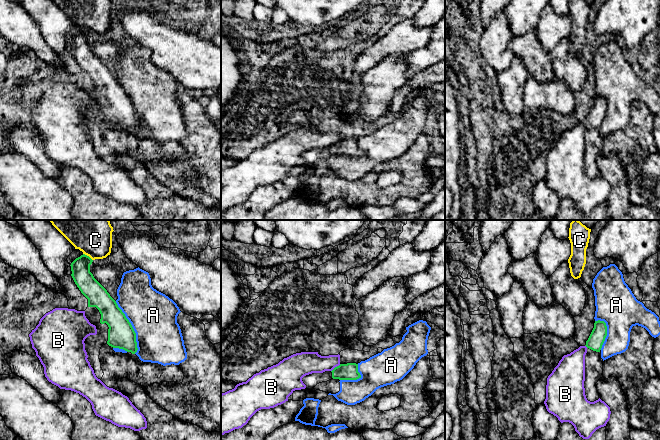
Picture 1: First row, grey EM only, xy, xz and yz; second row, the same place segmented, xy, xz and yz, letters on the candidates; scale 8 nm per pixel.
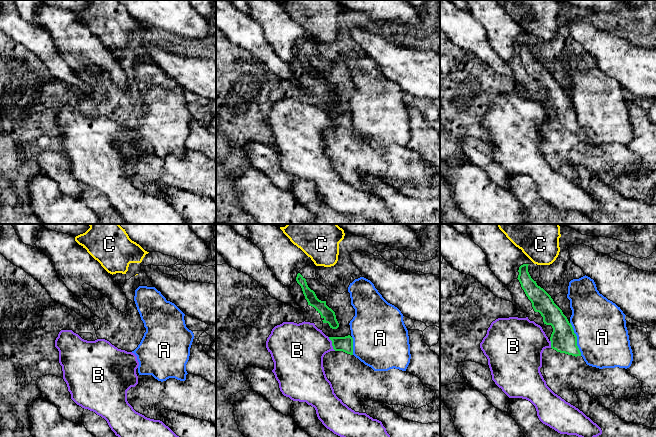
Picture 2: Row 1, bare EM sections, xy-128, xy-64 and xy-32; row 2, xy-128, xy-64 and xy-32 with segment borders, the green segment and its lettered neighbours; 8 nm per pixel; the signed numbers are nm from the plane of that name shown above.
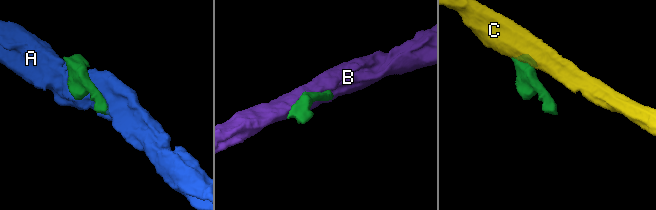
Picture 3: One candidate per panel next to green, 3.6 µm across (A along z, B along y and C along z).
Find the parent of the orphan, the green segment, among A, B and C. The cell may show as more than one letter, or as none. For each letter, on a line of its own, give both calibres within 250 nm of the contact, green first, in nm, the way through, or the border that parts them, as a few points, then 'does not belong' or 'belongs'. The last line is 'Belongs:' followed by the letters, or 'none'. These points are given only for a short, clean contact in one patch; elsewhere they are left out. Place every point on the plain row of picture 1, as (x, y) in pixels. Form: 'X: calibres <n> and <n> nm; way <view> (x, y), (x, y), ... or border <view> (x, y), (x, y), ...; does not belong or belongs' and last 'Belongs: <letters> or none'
A: calibres 220 and 380 nm; does not belong
B: calibres 140 and 190 nm; does not belong
C: calibres 160 and 280 nm; border xy (83, 29), (92, 36); does not belong
Belongs: none

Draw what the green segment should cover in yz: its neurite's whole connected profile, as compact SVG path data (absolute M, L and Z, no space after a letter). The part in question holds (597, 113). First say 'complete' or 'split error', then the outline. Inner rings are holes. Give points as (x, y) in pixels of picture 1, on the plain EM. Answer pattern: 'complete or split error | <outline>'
split error | M595 97L594 104L586 117L587 129L585 131L585 171L588 177L599 175L596 159L603 153L603 135L600 126L607 112L607 102L604 97Z

